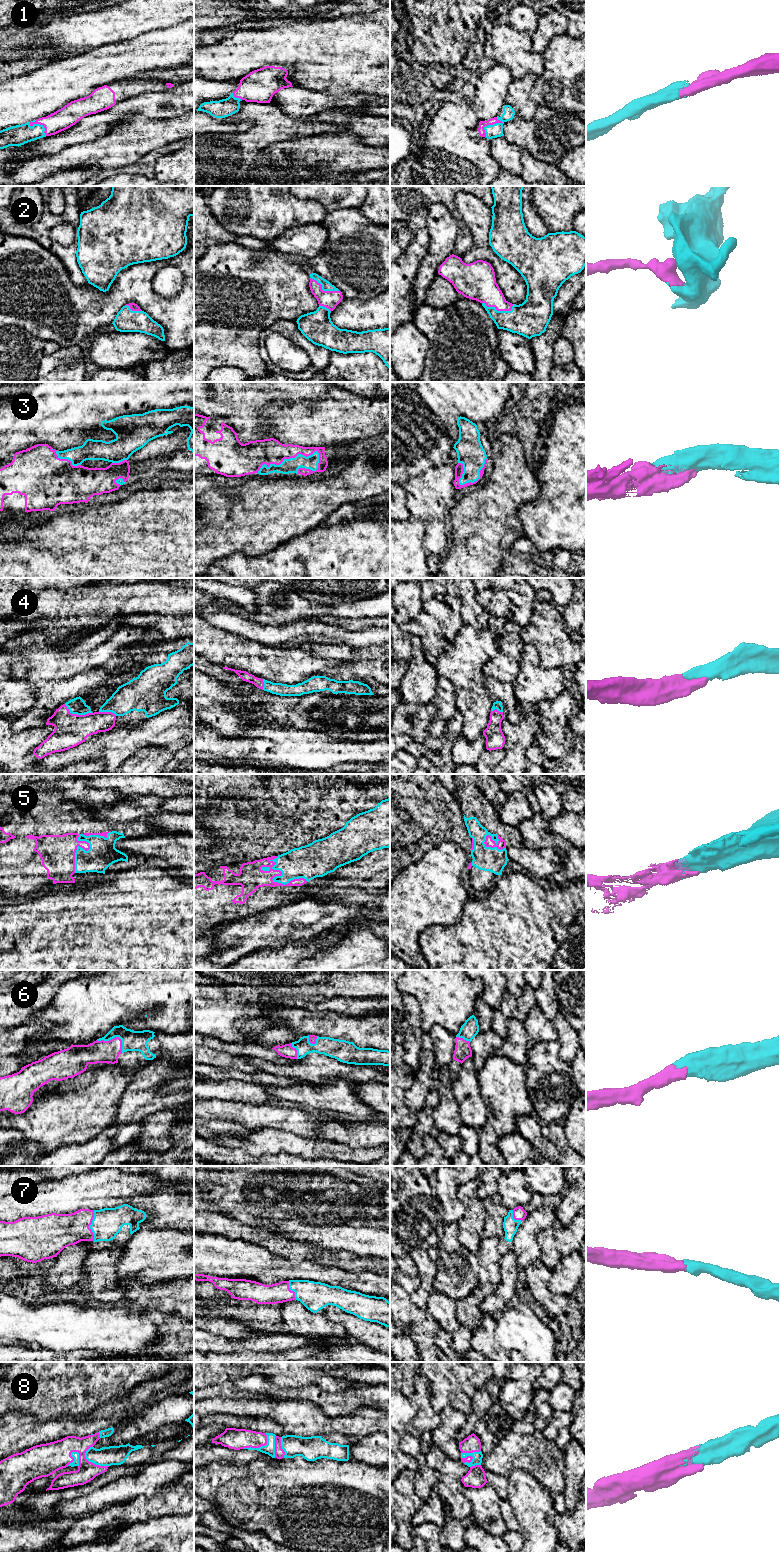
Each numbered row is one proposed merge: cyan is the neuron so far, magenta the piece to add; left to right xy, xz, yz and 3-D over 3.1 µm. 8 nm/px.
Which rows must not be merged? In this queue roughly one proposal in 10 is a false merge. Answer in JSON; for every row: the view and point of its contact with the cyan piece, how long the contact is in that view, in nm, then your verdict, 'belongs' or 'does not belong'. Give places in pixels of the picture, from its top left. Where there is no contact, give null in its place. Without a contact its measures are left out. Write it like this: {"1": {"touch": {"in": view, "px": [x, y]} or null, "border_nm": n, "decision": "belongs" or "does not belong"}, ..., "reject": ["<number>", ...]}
{"1": {"touch": {"in": "yz", "px": [488, 125]}, "border_nm": 200, "decision": "belongs"}, "2": {"touch": {"in": "yz", "px": [498, 311]}, "border_nm": 260, "decision": "belongs"}, "3": {"touch": {"in": "xz", "px": [287, 459]}, "border_nm": 550, "decision": "belongs"}, "4": {"touch": {"in": "xy", "px": [78, 714]}, "border_nm": 240, "decision": "belongs"}, "5": {"touch": {"in": "xz", "px": [274, 881]}, "border_nm": 400, "decision": "belongs"}, "6": {"touch": {"in": "xy", "px": [115, 1036]}, "border_nm": 240, "decision": "belongs"}, "7": {"touch": {"in": "xy", "px": [90, 1225]}, "border_nm": 240, "decision": "belongs"}, "8": {"touch": {"in": "xy", "px": [94, 1463]}, "border_nm": 220, "decision": "belongs"}, "reject": []}

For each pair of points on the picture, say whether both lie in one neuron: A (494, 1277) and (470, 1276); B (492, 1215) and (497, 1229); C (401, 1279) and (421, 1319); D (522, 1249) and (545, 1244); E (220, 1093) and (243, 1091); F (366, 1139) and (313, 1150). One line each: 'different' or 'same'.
A: different
B: same
C: same
D: different
E: same
F: different

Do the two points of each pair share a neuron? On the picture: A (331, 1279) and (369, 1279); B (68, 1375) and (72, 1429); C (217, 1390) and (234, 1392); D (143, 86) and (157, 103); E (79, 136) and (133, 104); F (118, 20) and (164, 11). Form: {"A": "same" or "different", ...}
{"A": "same", "B": "different", "C": "same", "D": "different", "E": "same", "F": "same"}

